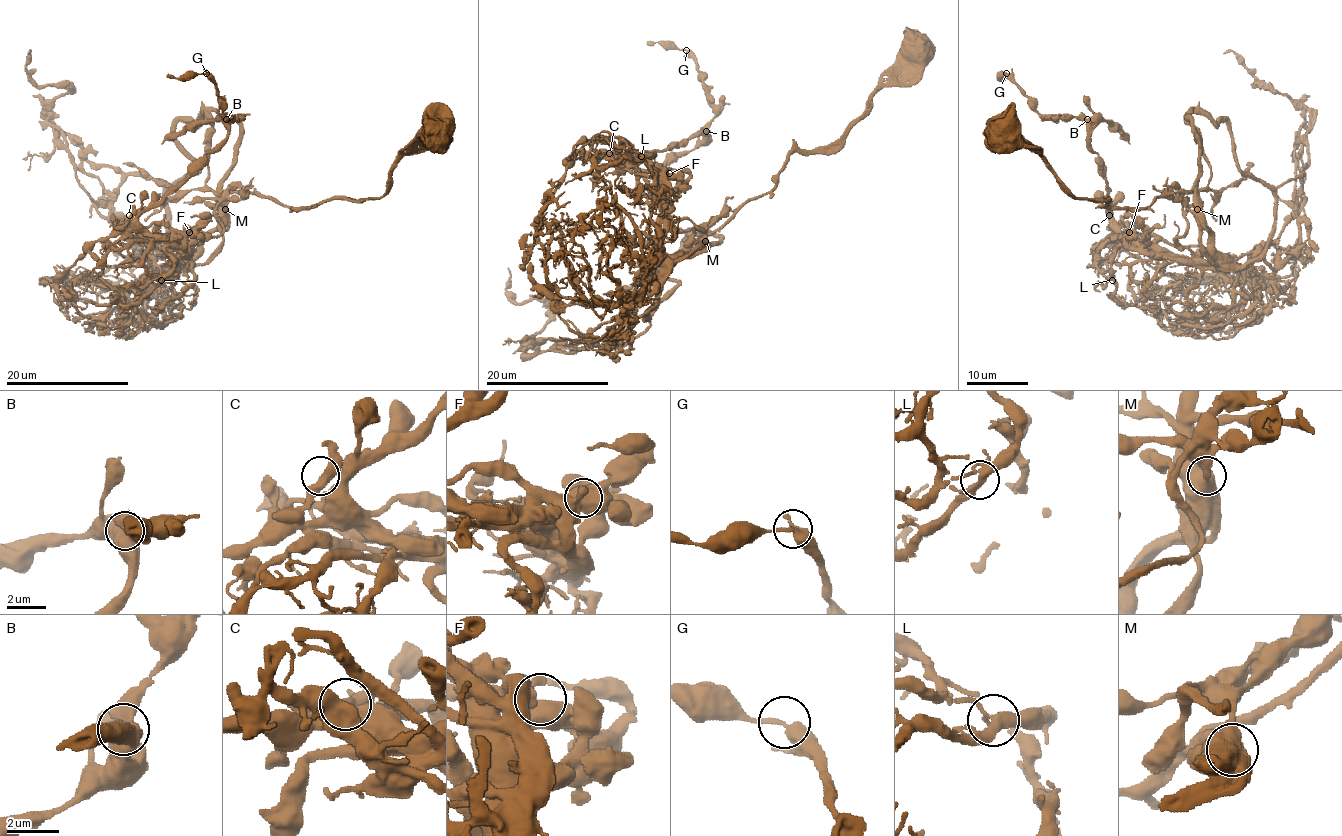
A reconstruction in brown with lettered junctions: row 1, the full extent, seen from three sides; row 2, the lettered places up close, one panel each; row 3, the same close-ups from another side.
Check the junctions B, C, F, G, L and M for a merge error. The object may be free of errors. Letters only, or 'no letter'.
no letter

